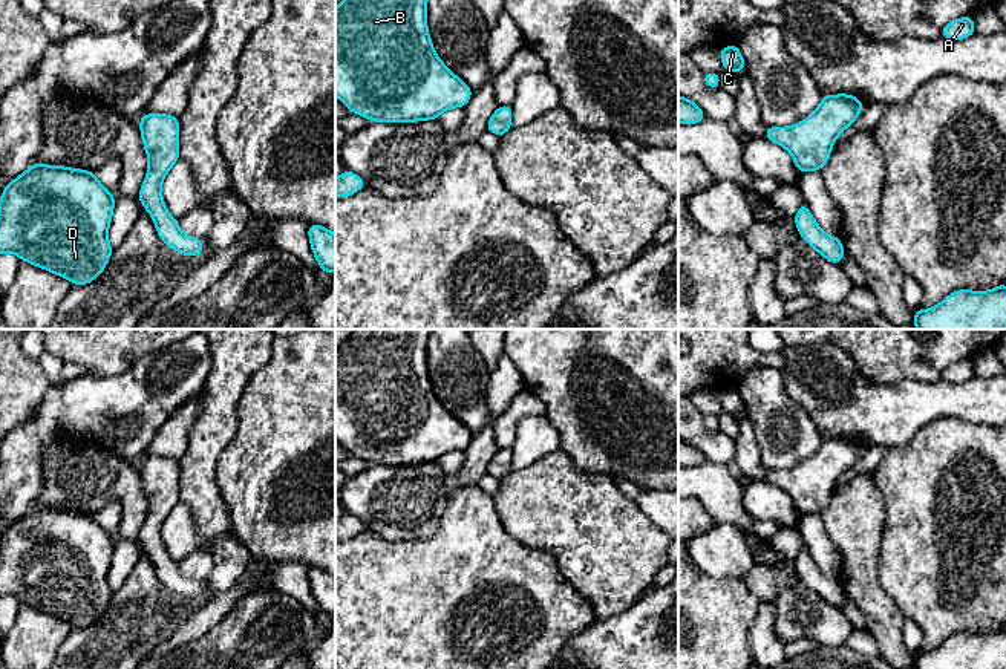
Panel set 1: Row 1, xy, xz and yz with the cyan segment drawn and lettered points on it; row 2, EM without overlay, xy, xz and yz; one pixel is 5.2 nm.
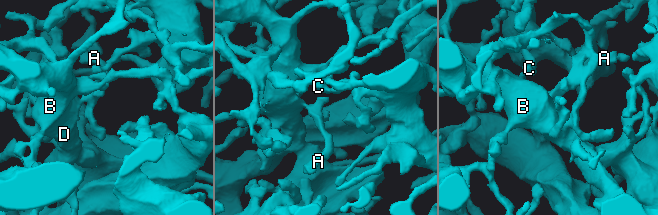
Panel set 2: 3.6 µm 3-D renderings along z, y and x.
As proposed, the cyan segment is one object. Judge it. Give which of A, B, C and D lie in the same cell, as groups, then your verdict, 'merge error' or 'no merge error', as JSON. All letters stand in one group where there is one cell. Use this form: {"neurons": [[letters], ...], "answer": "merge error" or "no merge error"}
{"neurons": [["A", "B", "C", "D"]], "answer": "no merge error"}

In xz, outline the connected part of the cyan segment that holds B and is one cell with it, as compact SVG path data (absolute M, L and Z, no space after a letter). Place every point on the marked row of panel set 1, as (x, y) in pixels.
M341 0L335 9L335 96L354 113L377 122L415 122L438 119L455 107L464 107L472 96L472 87L459 80L436 55L427 31L427 0Z

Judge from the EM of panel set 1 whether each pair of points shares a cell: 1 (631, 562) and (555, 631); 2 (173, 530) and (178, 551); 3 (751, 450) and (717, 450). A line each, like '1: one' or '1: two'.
1: two
2: one
3: two

